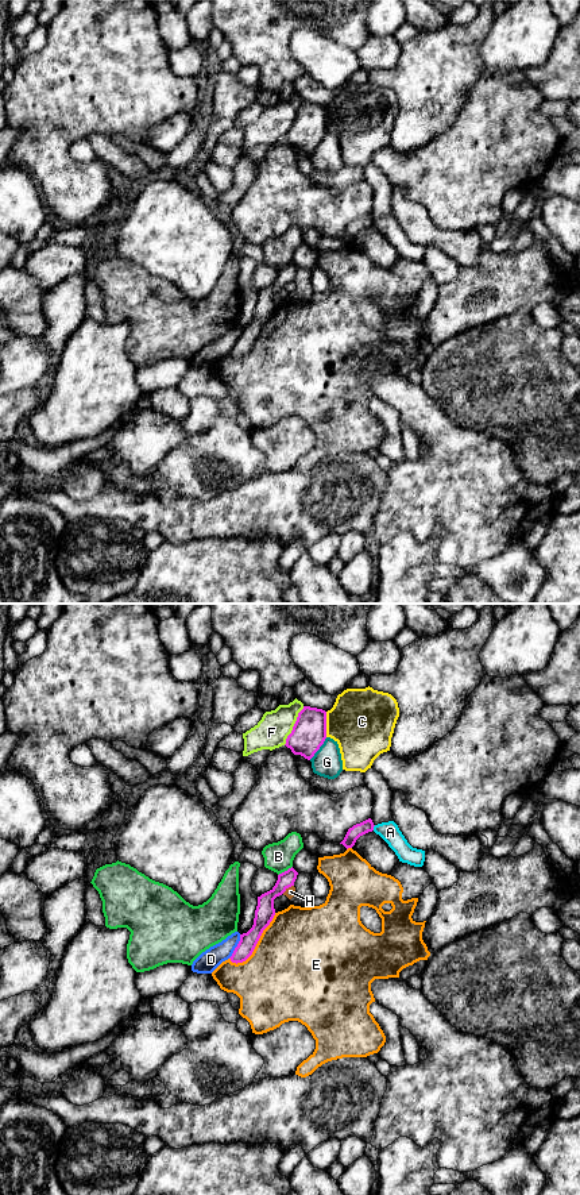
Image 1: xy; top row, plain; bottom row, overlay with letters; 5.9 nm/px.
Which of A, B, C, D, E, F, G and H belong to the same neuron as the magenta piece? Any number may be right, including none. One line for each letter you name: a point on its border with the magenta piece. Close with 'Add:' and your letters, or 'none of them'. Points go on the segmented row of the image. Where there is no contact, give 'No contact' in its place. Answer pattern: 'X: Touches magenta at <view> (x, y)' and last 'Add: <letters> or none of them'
Add: none of them

